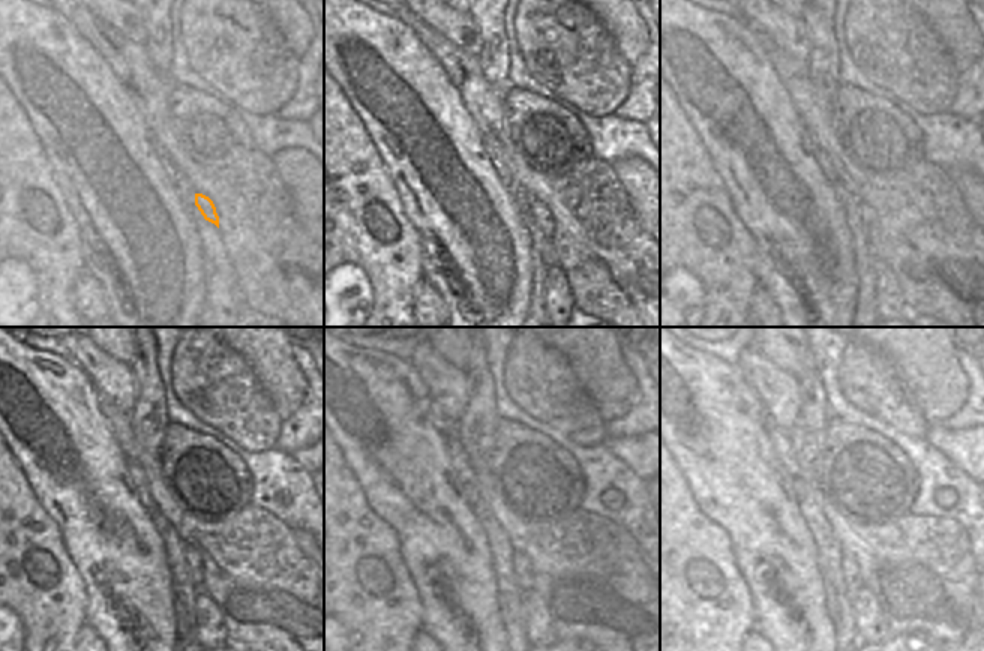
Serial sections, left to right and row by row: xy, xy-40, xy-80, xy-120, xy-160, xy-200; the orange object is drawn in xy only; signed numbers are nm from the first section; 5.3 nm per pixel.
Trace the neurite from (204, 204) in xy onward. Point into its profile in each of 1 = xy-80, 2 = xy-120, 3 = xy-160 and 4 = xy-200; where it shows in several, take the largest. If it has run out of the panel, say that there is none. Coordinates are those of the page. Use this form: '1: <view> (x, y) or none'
1: xy-80 (870, 224)
2: xy-120 (192, 555)
3: xy-160 (521, 566)
4: xy-200 (848, 564)

